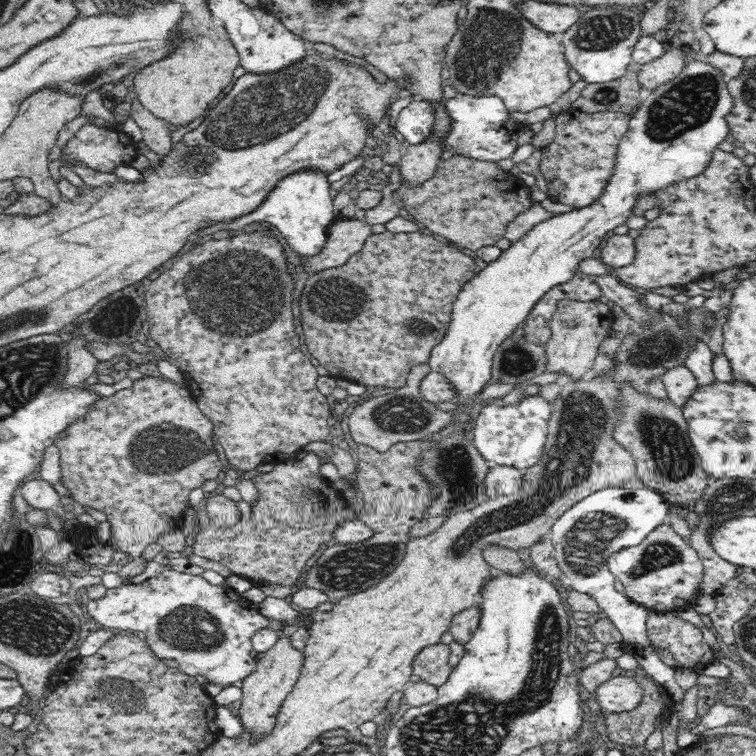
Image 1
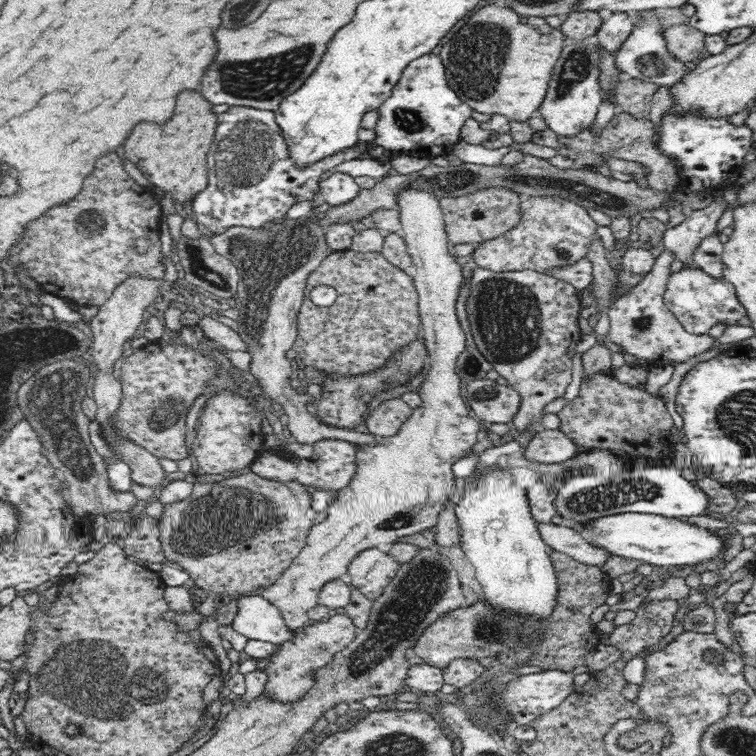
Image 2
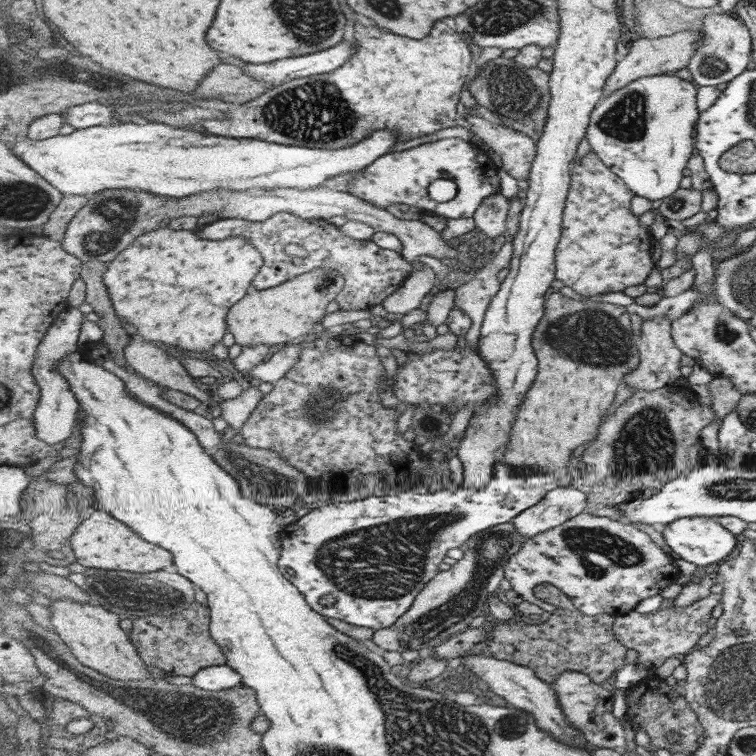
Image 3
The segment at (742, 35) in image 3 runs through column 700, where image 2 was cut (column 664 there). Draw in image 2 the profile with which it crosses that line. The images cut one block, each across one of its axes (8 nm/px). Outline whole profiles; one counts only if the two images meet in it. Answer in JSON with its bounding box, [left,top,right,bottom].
[615,17,690,87]

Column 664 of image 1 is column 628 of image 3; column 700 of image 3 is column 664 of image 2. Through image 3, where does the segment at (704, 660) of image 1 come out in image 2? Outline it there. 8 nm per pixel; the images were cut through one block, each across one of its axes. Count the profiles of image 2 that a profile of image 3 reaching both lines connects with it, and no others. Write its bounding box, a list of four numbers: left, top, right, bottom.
[608,599,680,660]

